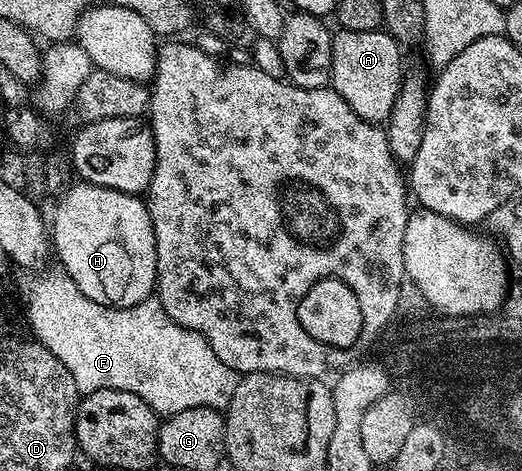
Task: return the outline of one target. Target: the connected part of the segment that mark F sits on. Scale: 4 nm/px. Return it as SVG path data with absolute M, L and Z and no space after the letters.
M63 270L55 271L41 271L36 274L41 274L41 276L33 278L32 285L28 288L28 324L32 327L31 335L39 340L42 346L46 346L46 350L50 350L50 354L54 354L54 358L58 358L58 362L62 362L62 366L66 366L66 370L70 370L70 378L74 378L77 393L87 394L103 388L126 390L130 394L138 394L138 398L142 398L142 402L146 402L164 418L178 414L182 410L194 410L195 408L227 409L230 398L234 398L234 390L238 379L237 372L230 366L226 366L226 362L222 362L222 358L218 358L218 354L214 354L210 342L206 342L206 338L200 332L195 332L178 322L174 322L174 318L170 318L170 314L166 314L166 310L160 304L159 299L149 298L129 308L111 308L86 298L86 294L82 294L82 290L78 290L78 286L68 277L67 272Z

